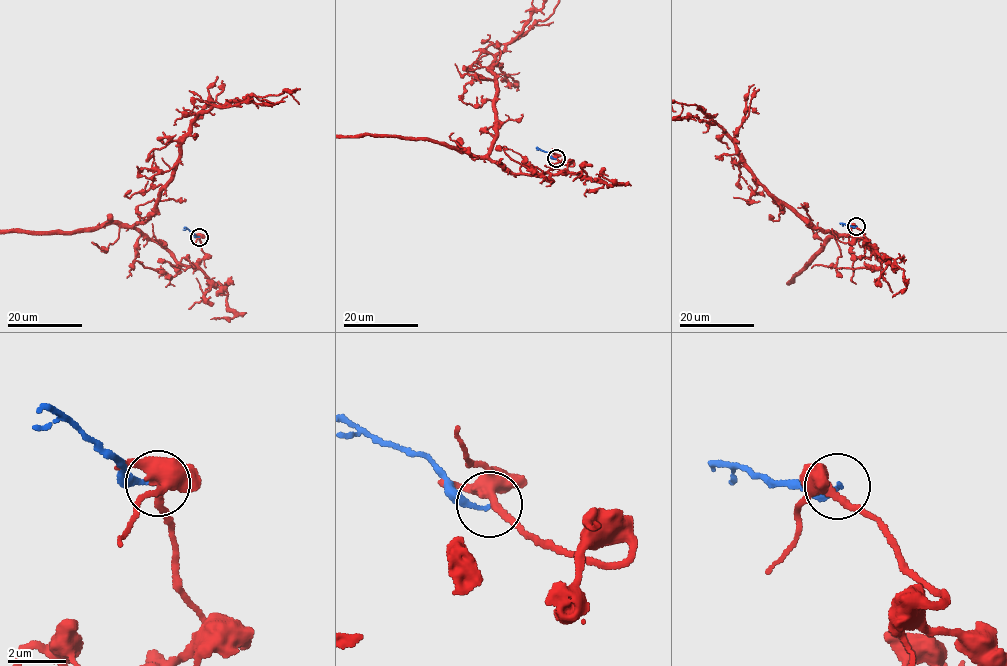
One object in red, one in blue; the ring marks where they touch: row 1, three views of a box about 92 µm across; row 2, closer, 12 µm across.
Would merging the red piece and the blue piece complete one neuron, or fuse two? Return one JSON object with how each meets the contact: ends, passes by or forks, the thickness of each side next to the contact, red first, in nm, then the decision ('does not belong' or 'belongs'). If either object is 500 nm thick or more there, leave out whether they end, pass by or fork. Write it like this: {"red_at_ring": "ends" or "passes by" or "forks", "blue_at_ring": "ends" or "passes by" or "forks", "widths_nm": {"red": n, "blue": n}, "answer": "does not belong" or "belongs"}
{"red_at_ring": "forks", "blue_at_ring": "ends", "widths_nm": {"red": 400, "blue": 160}, "answer": "does not belong"}

